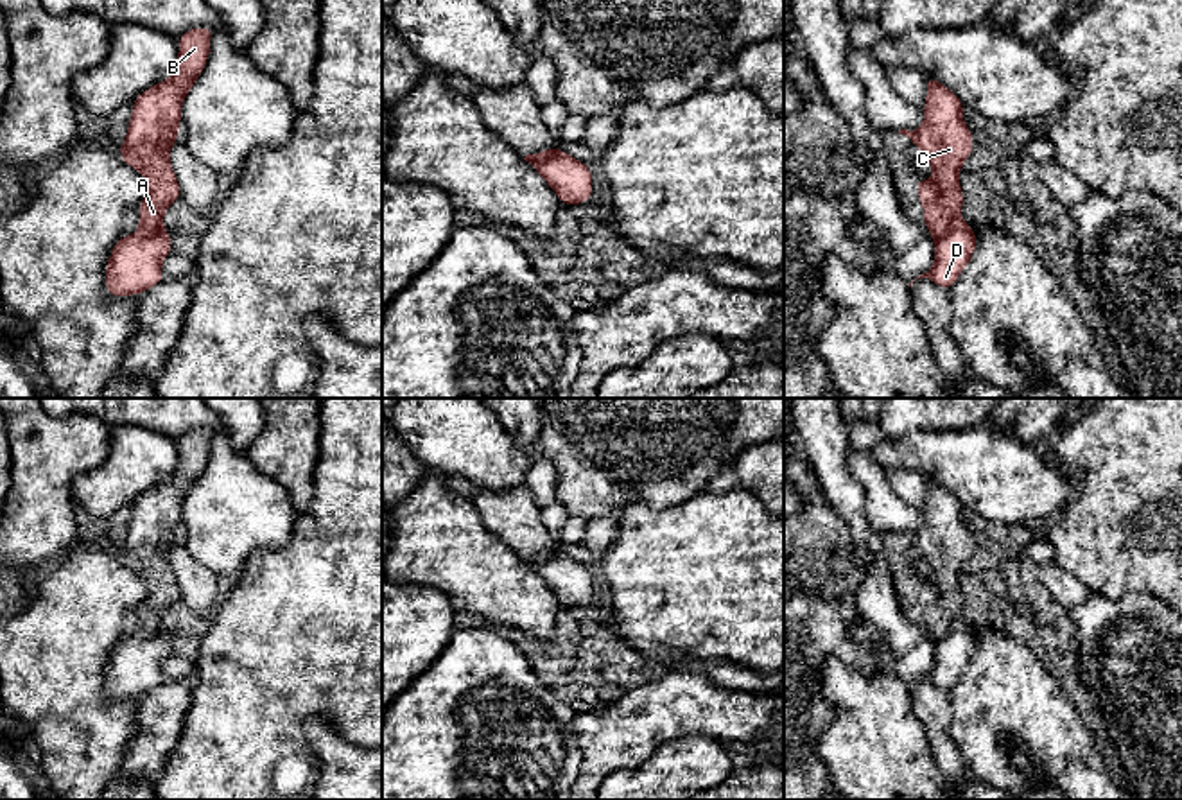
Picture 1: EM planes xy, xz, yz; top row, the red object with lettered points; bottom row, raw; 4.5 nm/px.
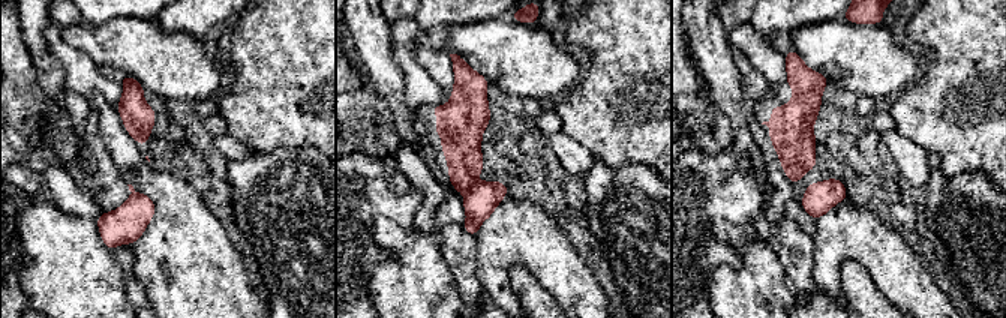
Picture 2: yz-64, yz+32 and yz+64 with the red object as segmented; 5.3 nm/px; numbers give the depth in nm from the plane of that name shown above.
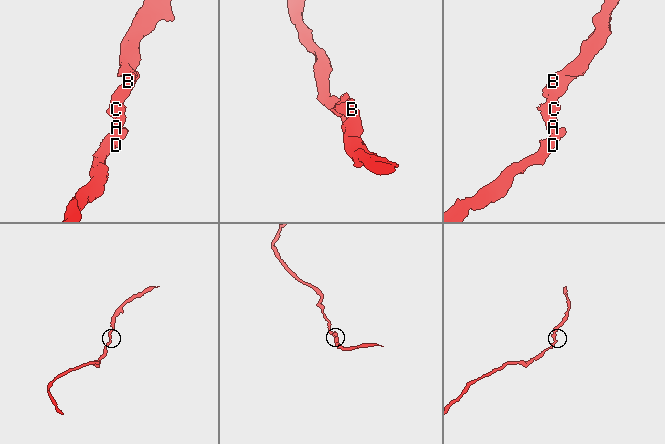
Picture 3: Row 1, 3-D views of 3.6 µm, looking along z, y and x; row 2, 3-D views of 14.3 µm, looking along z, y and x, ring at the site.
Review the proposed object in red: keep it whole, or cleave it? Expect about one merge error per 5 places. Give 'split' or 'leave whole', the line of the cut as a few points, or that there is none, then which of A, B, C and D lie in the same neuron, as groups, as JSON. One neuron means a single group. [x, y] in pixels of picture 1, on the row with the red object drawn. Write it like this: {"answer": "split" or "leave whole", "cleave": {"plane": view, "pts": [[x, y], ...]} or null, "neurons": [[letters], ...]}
{"answer": "split", "cleave": {"plane": "xy", "pts": [[162, 226], [149, 234], [137, 234]]}, "neurons": [["A", "B", "C"], ["D"]]}

